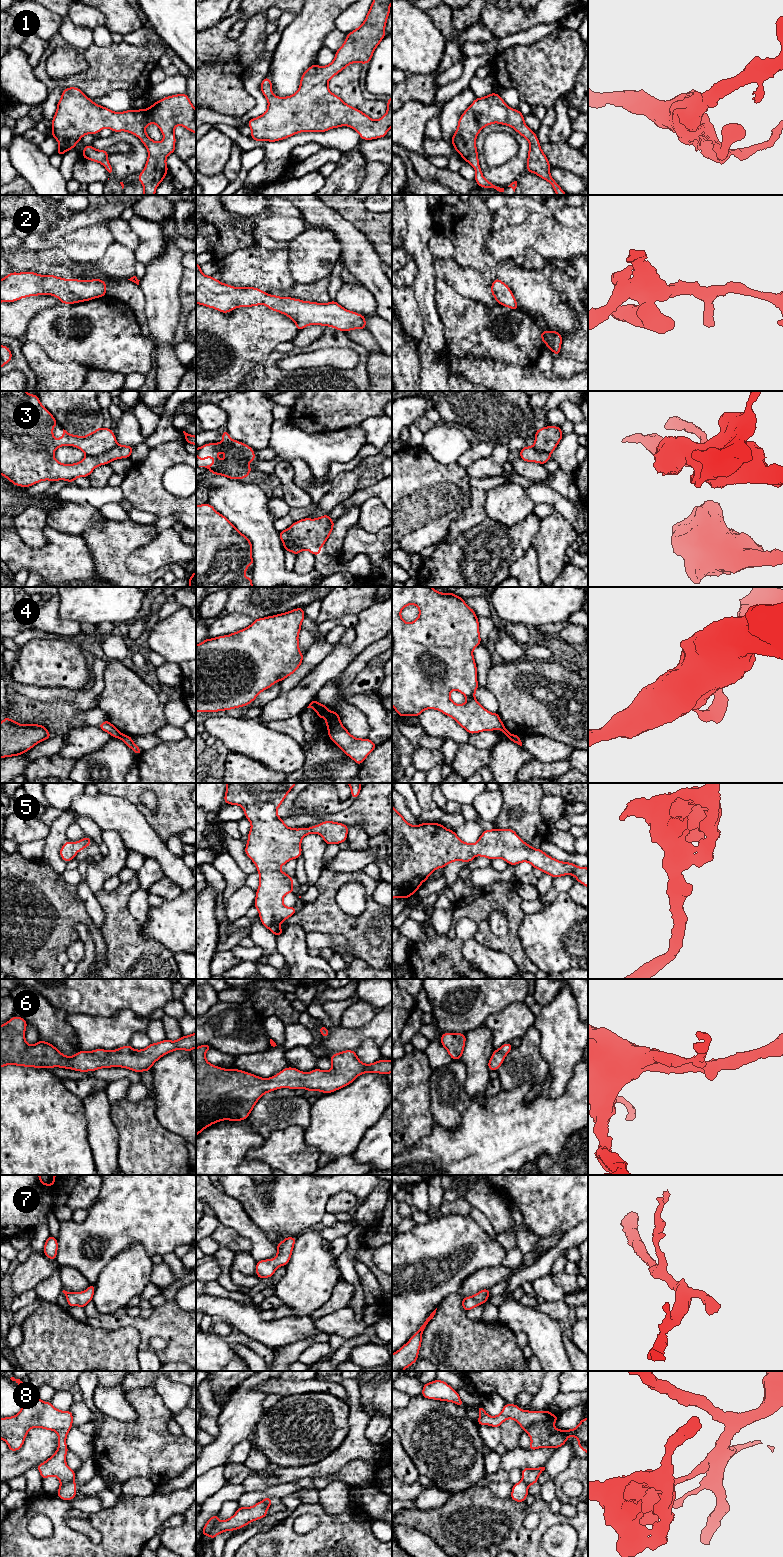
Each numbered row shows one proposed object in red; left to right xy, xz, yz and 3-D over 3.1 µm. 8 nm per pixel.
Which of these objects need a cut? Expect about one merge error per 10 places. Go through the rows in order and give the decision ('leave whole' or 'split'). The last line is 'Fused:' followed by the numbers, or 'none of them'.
1: leave whole
2: leave whole
3: leave whole
4: split
5: leave whole
6: leave whole
7: leave whole
8: split
Fused: 4, 8

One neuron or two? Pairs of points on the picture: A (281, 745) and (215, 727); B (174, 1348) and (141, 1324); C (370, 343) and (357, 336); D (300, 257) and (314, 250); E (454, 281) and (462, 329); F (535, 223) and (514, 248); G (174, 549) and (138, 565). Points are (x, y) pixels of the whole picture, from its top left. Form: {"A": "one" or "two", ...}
{"A": "one", "B": "one", "C": "one", "D": "one", "E": "two", "F": "one", "G": "one"}

